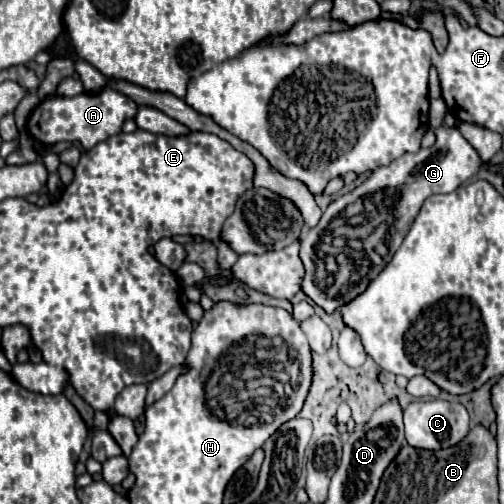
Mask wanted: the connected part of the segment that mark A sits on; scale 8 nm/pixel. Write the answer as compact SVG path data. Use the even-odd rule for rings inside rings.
M104 88L104 92L98 94L78 94L72 98L52 96L48 100L42 100L34 110L30 120L30 134L46 146L68 140L68 142L80 142L84 150L90 150L108 136L118 134L122 122L134 118L134 114L136 114L136 104L128 96L112 88Z

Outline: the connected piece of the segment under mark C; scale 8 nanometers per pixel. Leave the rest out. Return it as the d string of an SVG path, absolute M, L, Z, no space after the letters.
M422 400L412 402L404 408L404 428L406 440L414 448L424 450L442 450L456 446L468 434L468 412L460 402L446 402L446 400Z

